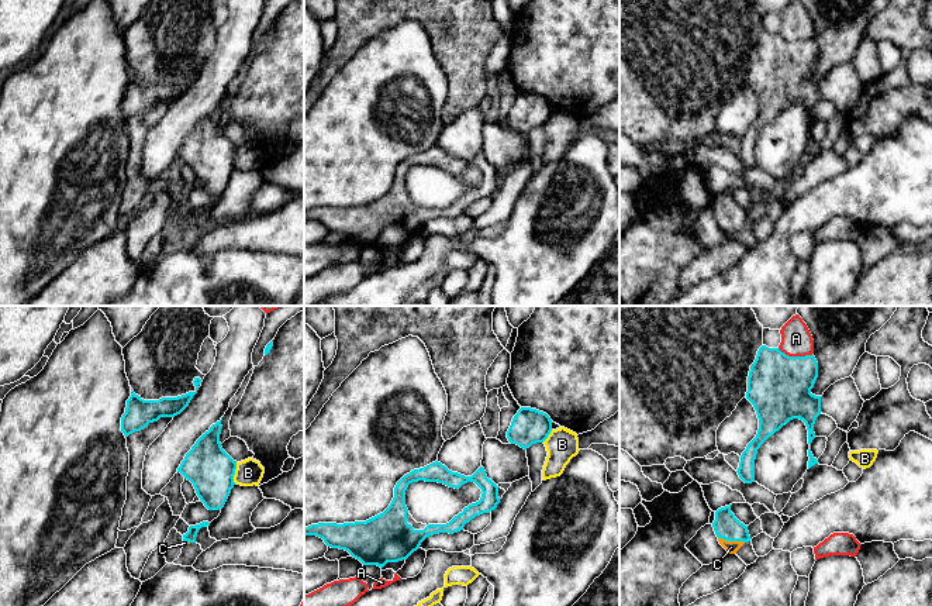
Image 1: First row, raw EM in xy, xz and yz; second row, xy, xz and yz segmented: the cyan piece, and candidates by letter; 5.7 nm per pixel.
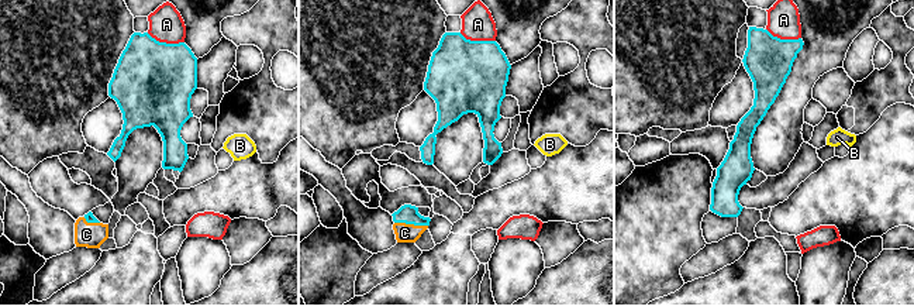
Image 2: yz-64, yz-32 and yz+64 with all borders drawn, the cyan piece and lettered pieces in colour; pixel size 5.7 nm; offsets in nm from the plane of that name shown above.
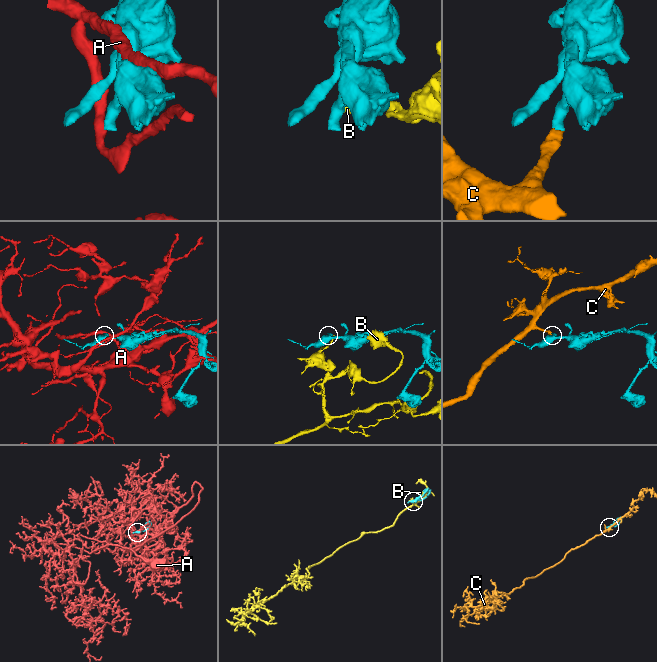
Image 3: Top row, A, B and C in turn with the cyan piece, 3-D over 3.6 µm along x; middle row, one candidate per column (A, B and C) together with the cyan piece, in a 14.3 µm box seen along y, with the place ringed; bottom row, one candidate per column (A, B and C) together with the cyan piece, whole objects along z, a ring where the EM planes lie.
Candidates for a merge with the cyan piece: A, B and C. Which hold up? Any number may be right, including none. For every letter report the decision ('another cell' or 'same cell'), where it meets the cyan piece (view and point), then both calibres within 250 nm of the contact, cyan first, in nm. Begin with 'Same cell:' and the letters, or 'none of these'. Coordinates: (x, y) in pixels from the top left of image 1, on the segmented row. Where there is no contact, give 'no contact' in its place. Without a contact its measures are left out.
Same cell: C
A: another cell | yz (794, 357) | 360/180 nm
B: another cell | xy (234, 474) | 260/150 nm
C: same cell | yz (731, 540) | 150/70 nm

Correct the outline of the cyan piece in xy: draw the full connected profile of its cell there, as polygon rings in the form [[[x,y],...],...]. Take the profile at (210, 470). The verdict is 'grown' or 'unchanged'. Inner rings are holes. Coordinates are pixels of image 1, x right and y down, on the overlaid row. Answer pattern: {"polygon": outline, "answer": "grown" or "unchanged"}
{"polygon": [[[221,420],[213,424],[177,468],[177,472],[193,483],[197,496],[208,510],[222,509],[235,485],[237,461],[221,447],[221,428]]], "answer": "unchanged"}

